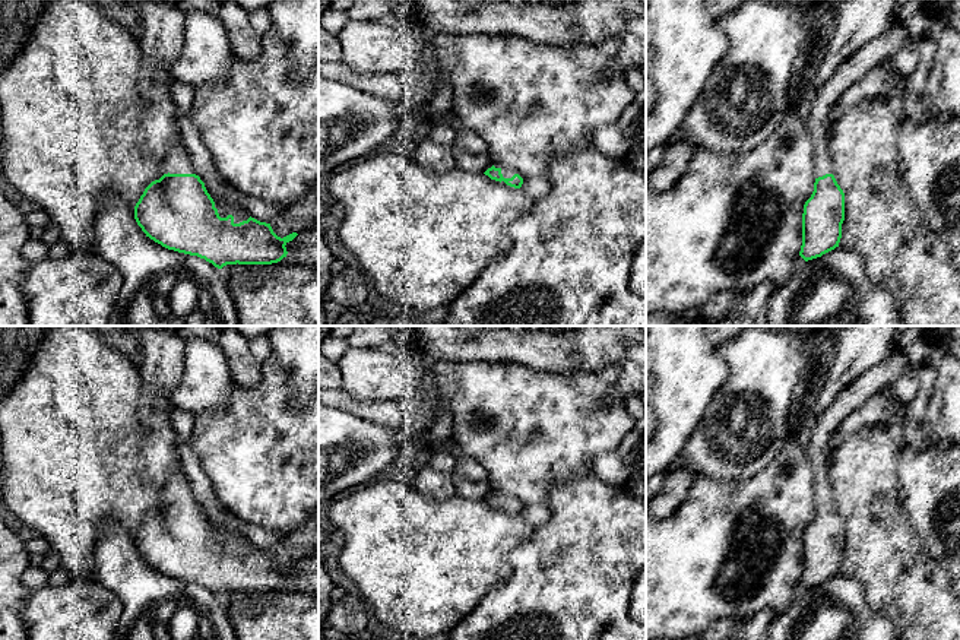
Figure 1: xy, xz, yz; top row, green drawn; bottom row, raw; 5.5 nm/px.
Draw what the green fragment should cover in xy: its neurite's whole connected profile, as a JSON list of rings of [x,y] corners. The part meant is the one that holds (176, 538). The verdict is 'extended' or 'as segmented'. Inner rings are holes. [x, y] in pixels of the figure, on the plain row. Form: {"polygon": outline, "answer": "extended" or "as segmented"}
{"polygon": [[[180,408],[171,409],[171,425],[175,431],[177,462],[162,495],[167,498],[159,507],[152,508],[134,533],[134,546],[142,558],[168,577],[197,583],[222,596],[226,592],[272,592],[286,584],[286,571],[298,561],[278,564],[270,551],[248,545],[240,551],[234,544],[221,545],[215,529],[207,520],[205,510],[194,500],[190,482],[183,469],[180,449],[190,441],[194,415]]], "answer": "extended"}

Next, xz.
{"polygon": [[[494,492],[485,500],[491,507],[500,508],[514,516],[520,516],[523,511],[523,503],[511,495],[495,495]]], "answer": "extended"}

